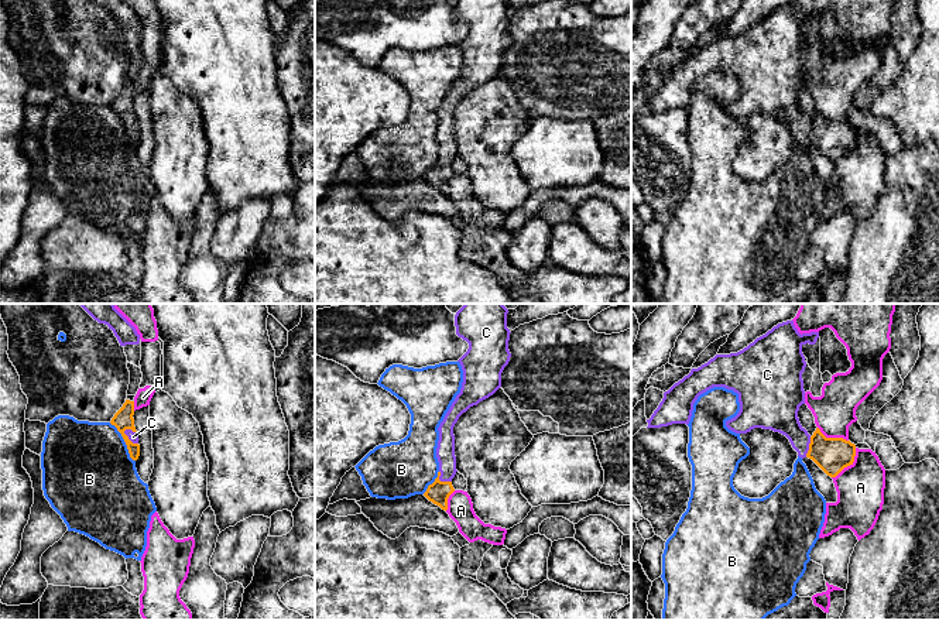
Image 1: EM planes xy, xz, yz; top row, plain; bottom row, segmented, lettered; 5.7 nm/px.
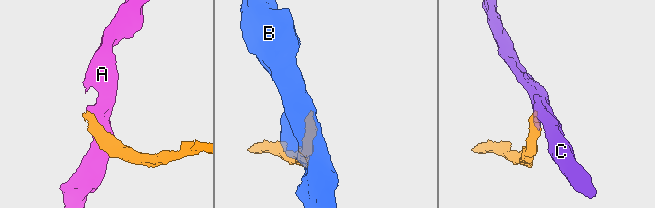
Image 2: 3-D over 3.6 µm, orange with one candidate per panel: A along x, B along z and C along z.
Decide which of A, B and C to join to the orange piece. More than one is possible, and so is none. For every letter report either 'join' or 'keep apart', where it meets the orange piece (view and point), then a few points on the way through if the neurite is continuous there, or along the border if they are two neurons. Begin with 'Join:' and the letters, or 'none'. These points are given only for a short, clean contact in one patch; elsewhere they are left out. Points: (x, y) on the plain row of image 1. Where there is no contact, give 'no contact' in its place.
Join: C
A: keep apart; meets orange in yz at (849, 148)
B: keep apart; meets orange in xy at (124, 124)
C: join; meets orange in xy at (127, 122); runs through xy (123, 103), (127, 122), (133, 120)

